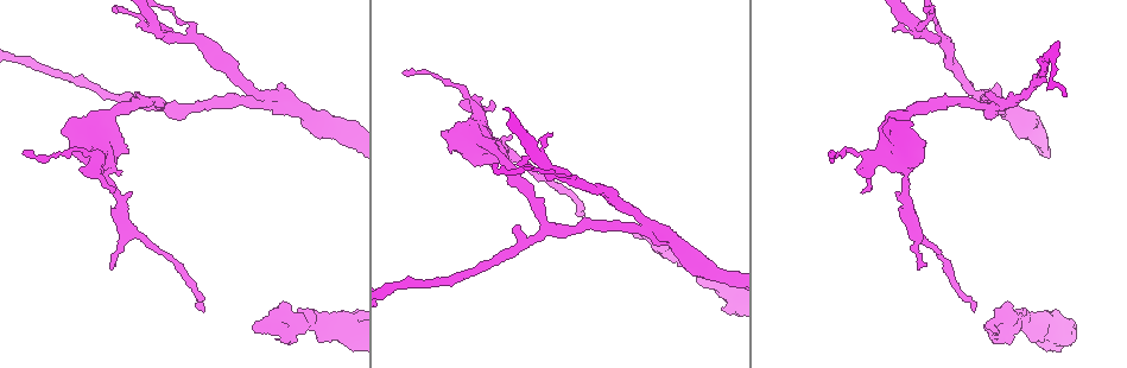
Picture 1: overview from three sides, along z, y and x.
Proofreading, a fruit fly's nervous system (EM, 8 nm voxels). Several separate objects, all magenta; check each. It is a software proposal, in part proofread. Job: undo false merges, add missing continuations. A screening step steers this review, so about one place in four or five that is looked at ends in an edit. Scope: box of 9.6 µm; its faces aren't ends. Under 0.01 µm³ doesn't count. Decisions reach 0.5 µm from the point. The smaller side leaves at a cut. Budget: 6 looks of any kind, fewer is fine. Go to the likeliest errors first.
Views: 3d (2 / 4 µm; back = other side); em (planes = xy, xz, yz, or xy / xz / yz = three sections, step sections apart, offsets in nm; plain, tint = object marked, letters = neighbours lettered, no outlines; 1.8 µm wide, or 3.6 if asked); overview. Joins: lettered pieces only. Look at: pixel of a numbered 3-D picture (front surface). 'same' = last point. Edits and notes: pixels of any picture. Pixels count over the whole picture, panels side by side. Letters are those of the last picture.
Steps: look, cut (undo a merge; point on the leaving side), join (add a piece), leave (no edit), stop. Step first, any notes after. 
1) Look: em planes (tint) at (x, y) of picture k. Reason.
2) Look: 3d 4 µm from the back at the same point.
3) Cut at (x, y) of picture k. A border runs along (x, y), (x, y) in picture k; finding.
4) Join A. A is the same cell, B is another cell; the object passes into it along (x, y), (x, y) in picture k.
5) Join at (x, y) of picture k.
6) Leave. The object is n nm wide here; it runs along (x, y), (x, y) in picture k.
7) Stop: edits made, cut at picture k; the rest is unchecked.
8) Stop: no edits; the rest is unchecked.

Look: 3d 2 µm at (253, 103) of picture 1. Two arms at a narrow angle.

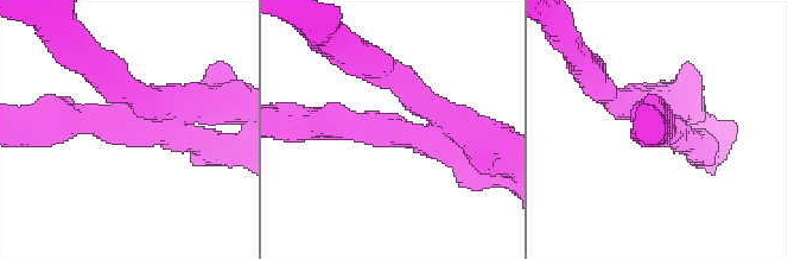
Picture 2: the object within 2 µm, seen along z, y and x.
Look: em planes (plain) at (392, 127) of picture 2. 4 arms meet here.

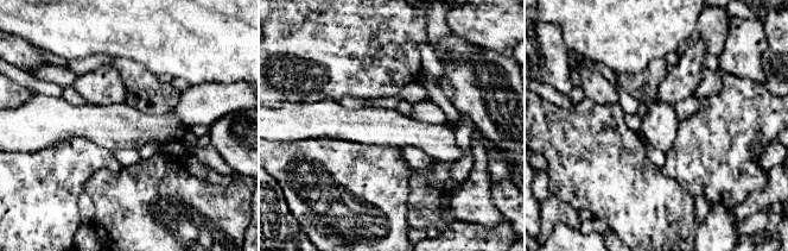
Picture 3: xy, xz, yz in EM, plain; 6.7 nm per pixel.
Look: em planes (letters) at the same point.

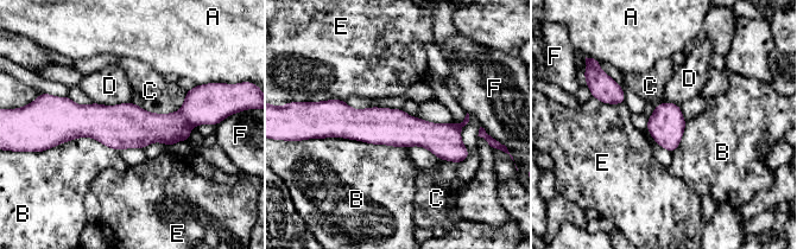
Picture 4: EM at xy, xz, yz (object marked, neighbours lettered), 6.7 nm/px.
Leave. The object is 240 nm wide here; A, B, C, D, E and F are other cells; it runs along (61, 120), (108, 125), (203, 120) in picture 4; all the same neuron.

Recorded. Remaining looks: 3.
Look: em planes (tint) at (535, 158) of picture 1. Arms part here.

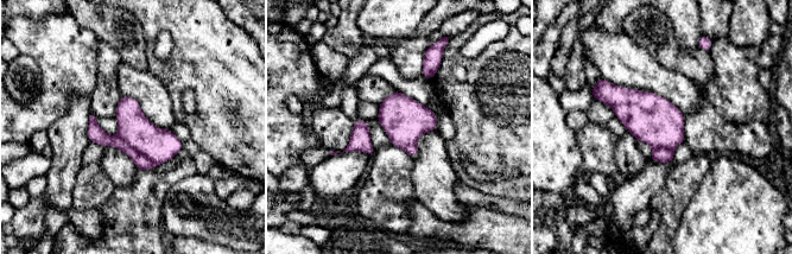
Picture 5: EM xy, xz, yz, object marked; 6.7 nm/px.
Look: em planes (letters) at the same point. See the neighbours.

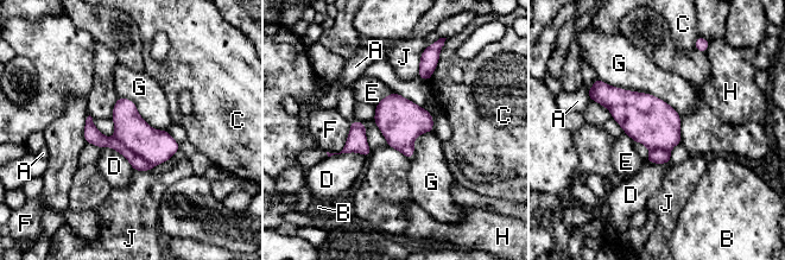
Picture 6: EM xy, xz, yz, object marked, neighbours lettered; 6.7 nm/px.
Leave. The longest contact is with G, 600 nm; A, B, C, D, E, F, G, H and J are other cells; a border runs along (599, 77), (653, 94), (681, 116) in picture 6; all the same neuron.

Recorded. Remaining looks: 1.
Stop: no edits; the rest is unchecked.

